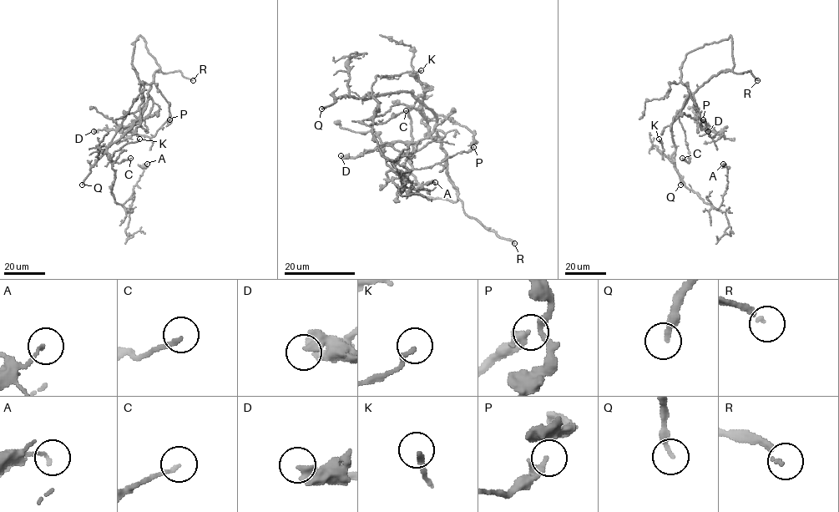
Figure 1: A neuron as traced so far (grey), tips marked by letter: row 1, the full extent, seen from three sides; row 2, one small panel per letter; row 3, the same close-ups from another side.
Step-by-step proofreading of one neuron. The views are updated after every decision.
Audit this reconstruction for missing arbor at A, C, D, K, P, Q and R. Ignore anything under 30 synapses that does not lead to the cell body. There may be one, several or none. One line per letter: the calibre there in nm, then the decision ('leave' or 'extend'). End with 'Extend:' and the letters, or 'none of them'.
A: 120 nm | leave
C: 150 nm | leave
D: 420 nm | leave
K: 180 nm | leave
P: 190 nm | leave
Q: 240 nm | extend
R: 120 nm | extend
Extend: Q, R

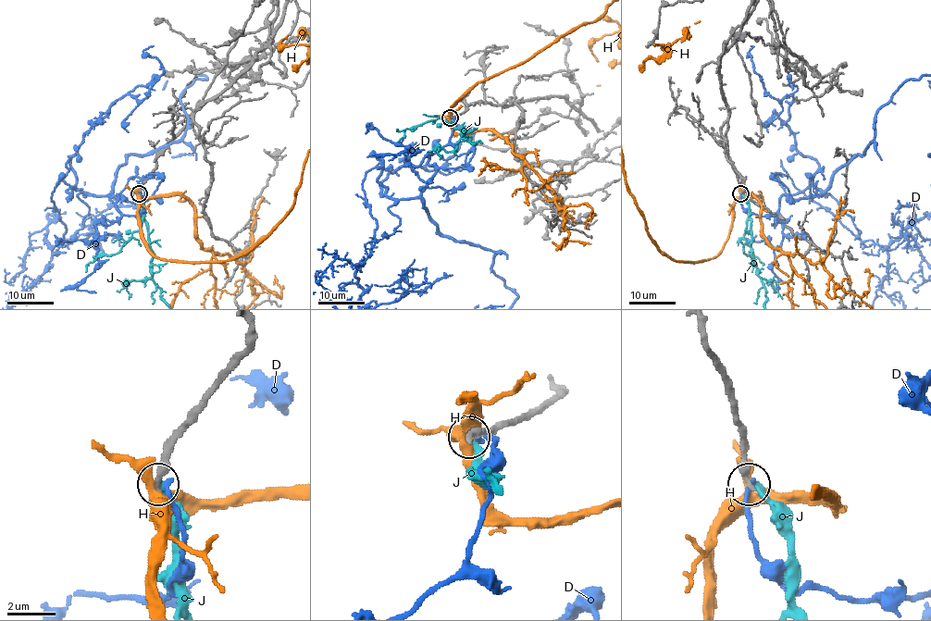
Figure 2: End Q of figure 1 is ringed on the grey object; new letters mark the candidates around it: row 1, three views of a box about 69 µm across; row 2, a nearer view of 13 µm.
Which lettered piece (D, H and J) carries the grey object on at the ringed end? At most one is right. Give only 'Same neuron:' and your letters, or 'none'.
Same neuron: J

